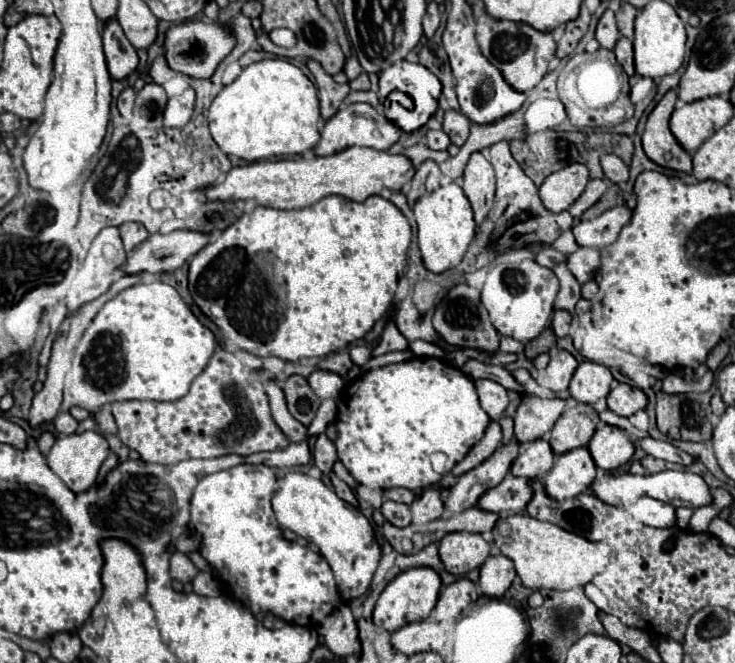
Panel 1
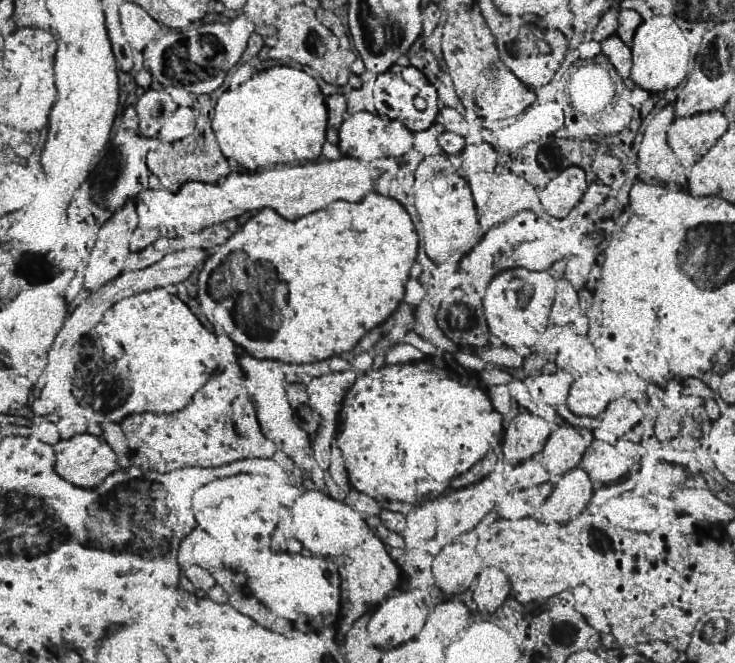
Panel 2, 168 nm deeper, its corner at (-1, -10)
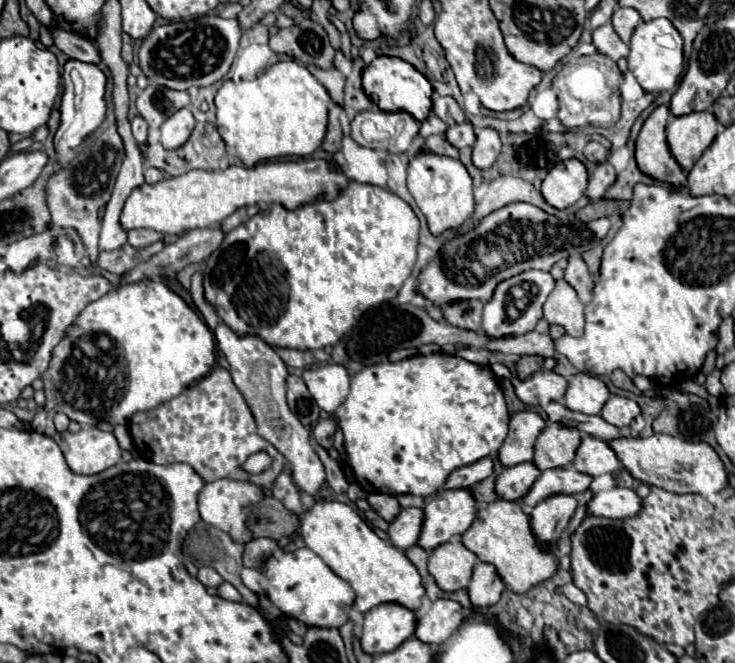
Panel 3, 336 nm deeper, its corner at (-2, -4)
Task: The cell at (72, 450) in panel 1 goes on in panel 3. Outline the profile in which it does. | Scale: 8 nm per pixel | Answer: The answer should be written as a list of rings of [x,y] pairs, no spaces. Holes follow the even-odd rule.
[[[93,426],[81,428],[77,434],[57,432],[55,442],[75,474],[99,474],[121,460],[117,438]]]

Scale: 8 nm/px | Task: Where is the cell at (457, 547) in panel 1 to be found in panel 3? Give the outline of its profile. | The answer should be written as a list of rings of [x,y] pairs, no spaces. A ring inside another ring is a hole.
[[[459,540],[445,542],[429,554],[429,574],[443,592],[455,592],[469,586],[477,556],[469,552]]]

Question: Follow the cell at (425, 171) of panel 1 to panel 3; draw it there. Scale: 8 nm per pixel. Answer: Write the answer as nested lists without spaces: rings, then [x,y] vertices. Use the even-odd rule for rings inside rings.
[[[429,136],[429,138],[425,138],[423,150],[435,152],[435,154],[443,154],[443,156],[451,156],[451,158],[457,158],[457,156],[459,156],[457,148],[451,146],[451,144],[445,140],[445,136]]]

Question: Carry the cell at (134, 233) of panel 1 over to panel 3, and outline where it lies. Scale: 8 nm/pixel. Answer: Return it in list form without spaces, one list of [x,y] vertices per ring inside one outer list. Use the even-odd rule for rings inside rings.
[[[131,230],[127,234],[127,242],[133,246],[133,248],[147,248],[151,246],[153,242],[159,242],[163,238],[163,234],[155,232],[155,230]]]

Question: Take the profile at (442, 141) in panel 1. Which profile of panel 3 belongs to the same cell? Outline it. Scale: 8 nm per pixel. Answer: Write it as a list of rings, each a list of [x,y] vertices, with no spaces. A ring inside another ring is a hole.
[[[465,120],[463,124],[455,124],[445,132],[447,140],[457,146],[457,148],[465,148],[465,146],[473,146],[475,144],[475,132],[469,120]]]

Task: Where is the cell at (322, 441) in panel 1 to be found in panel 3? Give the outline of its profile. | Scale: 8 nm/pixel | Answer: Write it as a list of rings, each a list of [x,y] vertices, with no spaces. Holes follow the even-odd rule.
[[[333,418],[319,420],[319,424],[313,428],[313,434],[315,434],[317,444],[321,444],[321,446],[325,446],[325,448],[331,448],[335,430],[337,430],[337,424],[335,424],[335,420],[333,420]]]

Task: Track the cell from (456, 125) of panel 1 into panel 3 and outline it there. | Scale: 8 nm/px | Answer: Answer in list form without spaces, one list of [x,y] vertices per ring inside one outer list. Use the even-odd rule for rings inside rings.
[[[435,96],[431,110],[449,126],[461,124],[465,120],[465,112],[461,110],[461,106],[453,96]]]

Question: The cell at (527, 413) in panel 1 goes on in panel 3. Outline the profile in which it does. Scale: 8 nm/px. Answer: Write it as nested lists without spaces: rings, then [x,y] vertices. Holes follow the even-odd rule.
[[[517,412],[511,416],[509,434],[499,448],[499,462],[509,468],[533,458],[533,446],[541,430],[545,428],[545,420],[535,412]]]

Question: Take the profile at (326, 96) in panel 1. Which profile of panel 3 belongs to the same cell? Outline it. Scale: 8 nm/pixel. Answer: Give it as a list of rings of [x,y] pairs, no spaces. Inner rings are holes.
[[[331,104],[329,108],[329,126],[327,126],[327,136],[321,144],[321,148],[329,154],[335,154],[341,150],[341,126],[339,126],[339,114],[341,108],[337,104]]]

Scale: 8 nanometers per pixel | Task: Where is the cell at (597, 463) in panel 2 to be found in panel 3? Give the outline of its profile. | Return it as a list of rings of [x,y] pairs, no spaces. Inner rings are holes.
[[[581,434],[581,444],[577,448],[573,464],[577,472],[589,474],[589,476],[609,474],[621,466],[615,452],[607,446],[607,442],[593,438],[589,434]]]

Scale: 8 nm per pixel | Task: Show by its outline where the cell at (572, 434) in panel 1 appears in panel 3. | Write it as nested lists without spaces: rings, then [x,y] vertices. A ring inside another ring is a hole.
[[[549,422],[535,442],[535,456],[531,462],[541,472],[549,468],[565,468],[573,464],[579,442],[579,430]]]

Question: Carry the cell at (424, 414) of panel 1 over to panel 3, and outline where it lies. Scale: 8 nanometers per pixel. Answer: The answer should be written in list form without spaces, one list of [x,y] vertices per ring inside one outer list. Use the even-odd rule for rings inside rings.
[[[443,352],[431,356],[417,354],[401,362],[381,362],[363,368],[351,378],[351,392],[335,410],[335,418],[345,436],[345,452],[351,470],[355,468],[357,484],[369,494],[383,492],[395,496],[435,494],[455,468],[495,454],[507,436],[509,424],[505,398],[491,368]]]

